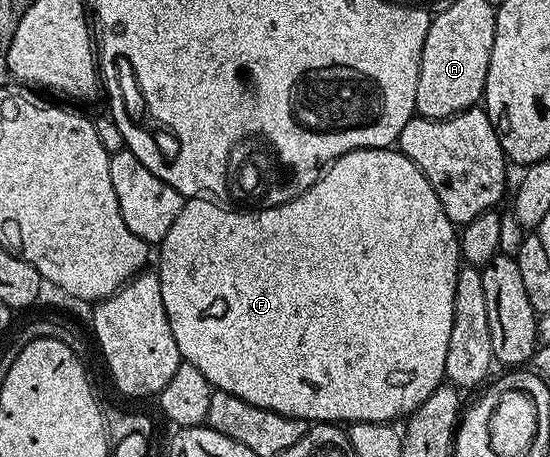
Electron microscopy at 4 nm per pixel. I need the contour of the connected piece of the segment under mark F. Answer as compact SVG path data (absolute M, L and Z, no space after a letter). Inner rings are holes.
M393 147L352 150L333 161L308 191L280 204L250 210L254 212L233 212L218 204L221 203L210 198L187 199L180 214L176 214L176 222L172 222L172 230L164 234L156 252L156 275L160 282L160 295L164 297L164 310L168 314L168 326L172 326L172 338L176 338L183 361L196 366L196 370L208 378L211 388L236 394L236 398L244 398L244 402L252 402L252 406L260 406L276 414L307 422L337 422L349 426L360 422L388 424L398 422L398 419L401 421L415 412L432 390L443 387L460 267L460 232L448 214L444 214L444 206L440 206L440 198L436 198L436 190L432 190L422 169L417 168L403 152Z

